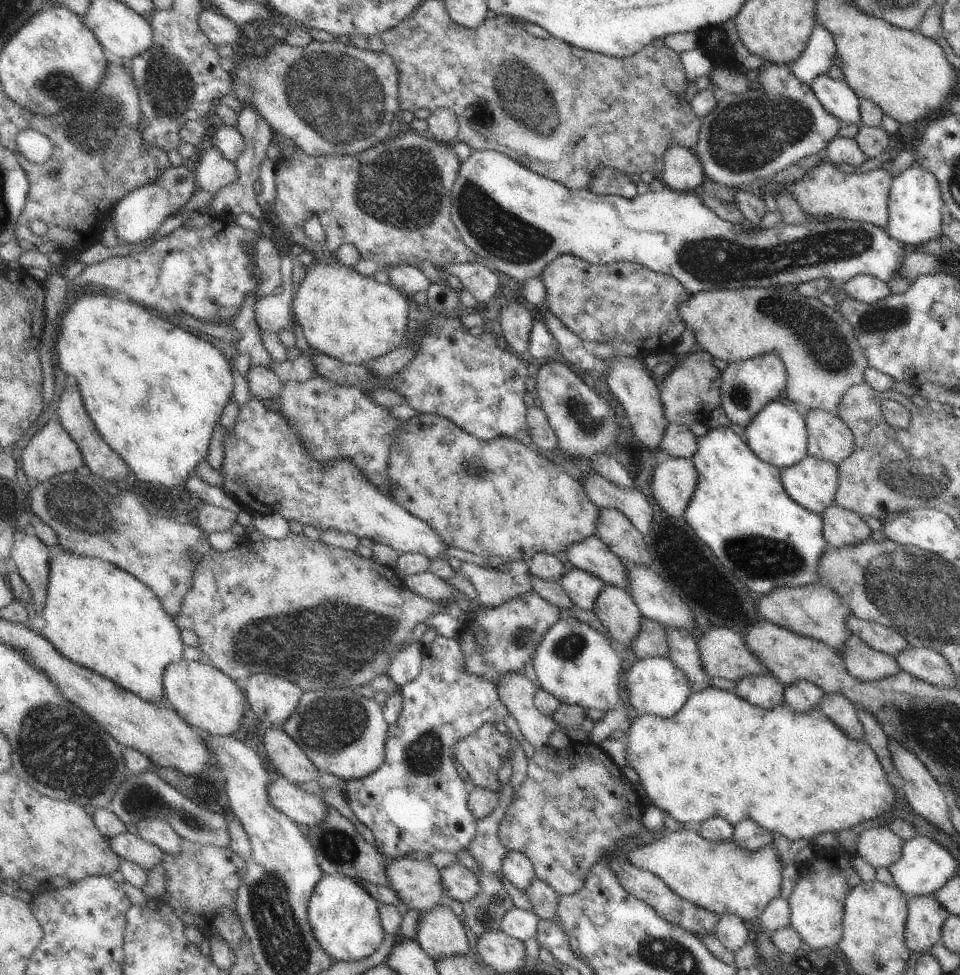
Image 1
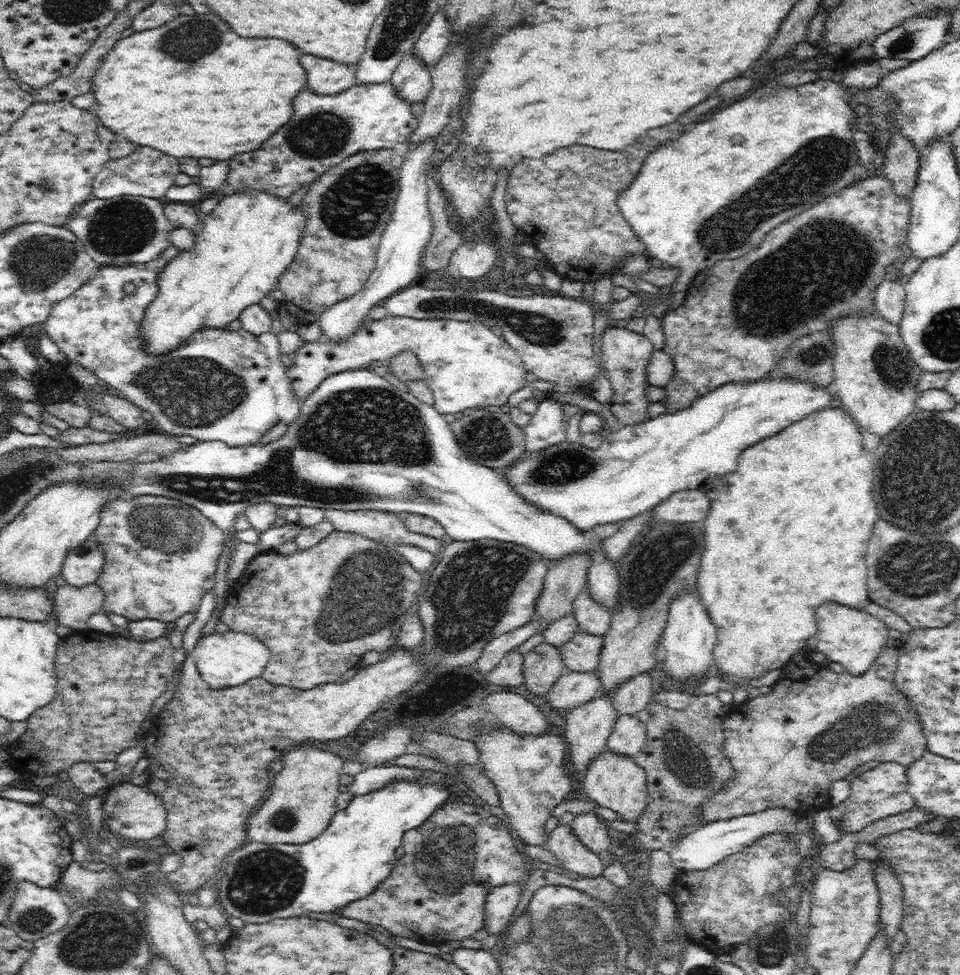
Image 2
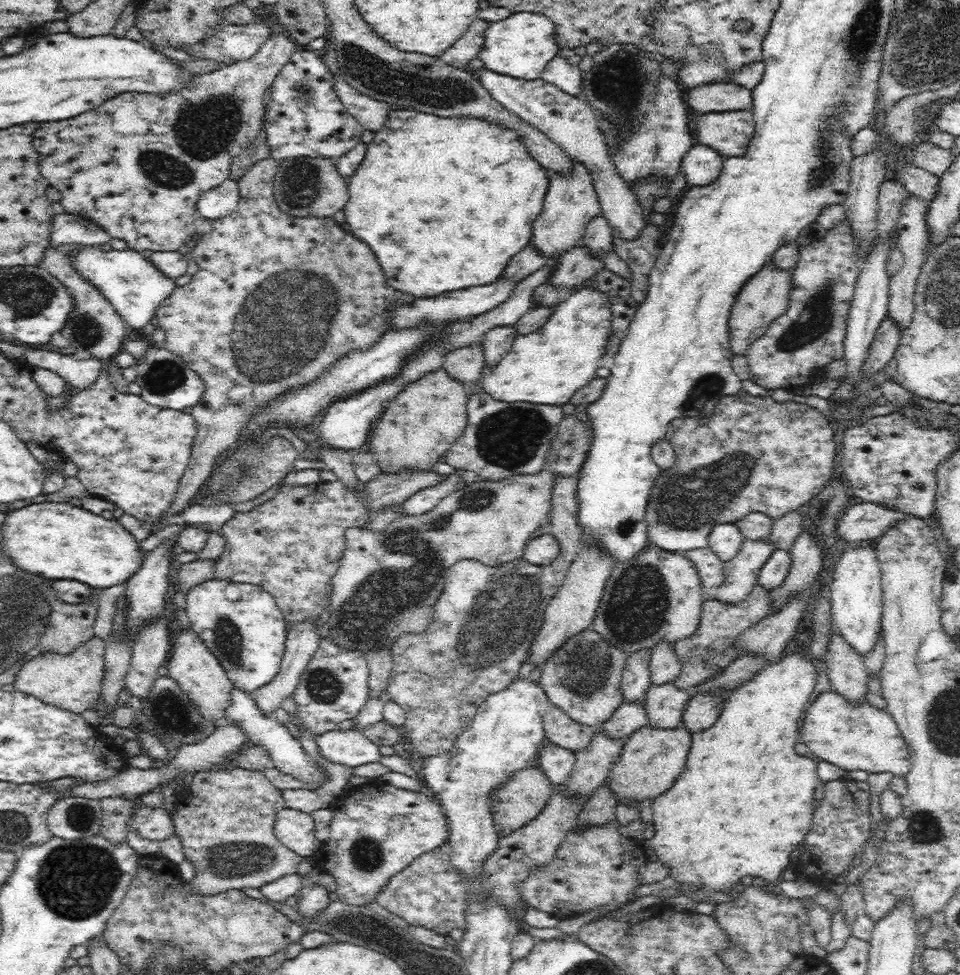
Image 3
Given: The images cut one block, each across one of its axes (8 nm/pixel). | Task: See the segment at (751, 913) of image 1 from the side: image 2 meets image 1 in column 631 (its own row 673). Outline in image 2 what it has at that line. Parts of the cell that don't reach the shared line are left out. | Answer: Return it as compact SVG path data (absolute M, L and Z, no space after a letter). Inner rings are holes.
M834 602L816 608L816 623L813 650L823 653L831 662L839 663L854 675L861 675L876 662L889 637L886 624L864 609L857 610Z

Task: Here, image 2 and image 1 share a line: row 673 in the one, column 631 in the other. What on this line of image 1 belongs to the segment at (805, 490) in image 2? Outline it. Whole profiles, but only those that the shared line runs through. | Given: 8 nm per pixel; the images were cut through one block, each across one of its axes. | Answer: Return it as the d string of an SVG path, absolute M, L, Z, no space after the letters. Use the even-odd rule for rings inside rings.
M708 686L700 692L692 693L688 702L682 706L682 710L672 716L672 718L661 717L658 715L638 715L630 726L630 735L625 737L626 764L636 770L640 778L640 783L651 804L661 808L666 814L670 814L676 822L685 824L689 827L697 827L706 818L720 816L728 820L734 827L744 818L756 820L760 826L778 834L783 834L788 840L813 841L820 834L832 832L837 834L841 830L848 830L866 820L876 819L882 814L890 812L895 803L896 790L893 782L888 779L888 774L884 772L876 752L872 746L864 739L850 738L846 732L842 732L836 722L832 722L816 704L812 710L806 712L794 712L784 701L772 710L754 706L754 704L740 698L736 693L722 690L717 687Z

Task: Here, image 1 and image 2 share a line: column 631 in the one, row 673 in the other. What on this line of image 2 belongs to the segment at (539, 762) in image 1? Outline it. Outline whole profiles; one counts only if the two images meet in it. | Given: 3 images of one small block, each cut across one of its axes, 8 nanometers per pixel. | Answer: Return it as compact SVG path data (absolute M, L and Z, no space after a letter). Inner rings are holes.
M810 645L790 658L790 662L782 668L779 681L771 686L770 694L761 694L728 709L722 718L725 739L721 751L729 758L733 775L697 810L699 826L681 827L678 839L706 824L770 807L788 809L808 822L812 812L830 807L830 785L846 778L857 766L878 760L881 763L896 762L908 768L924 756L927 741L918 713L893 683L899 650L894 646L884 646L876 662L866 672L854 675L846 670L838 674L814 662L811 658L813 645Z

